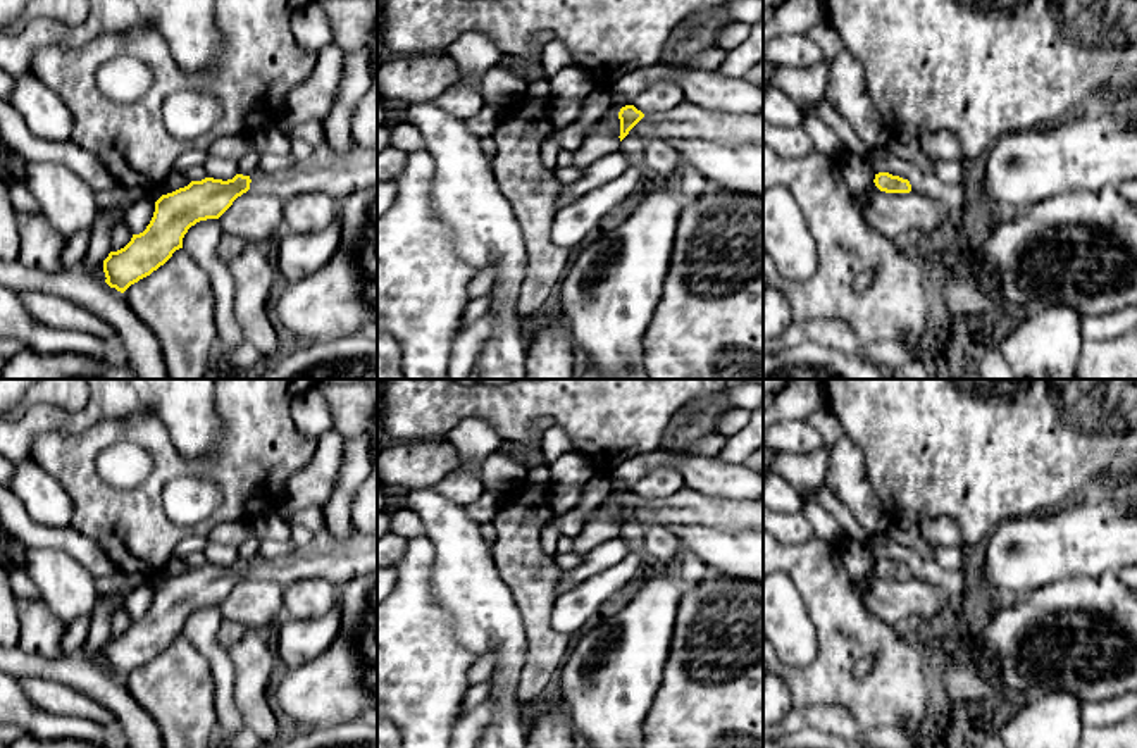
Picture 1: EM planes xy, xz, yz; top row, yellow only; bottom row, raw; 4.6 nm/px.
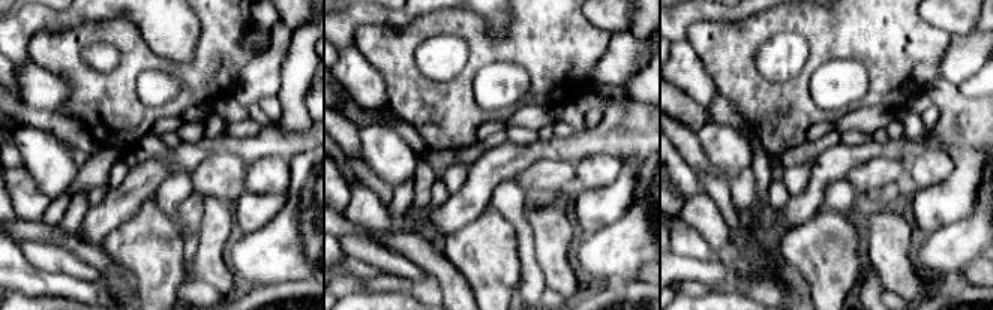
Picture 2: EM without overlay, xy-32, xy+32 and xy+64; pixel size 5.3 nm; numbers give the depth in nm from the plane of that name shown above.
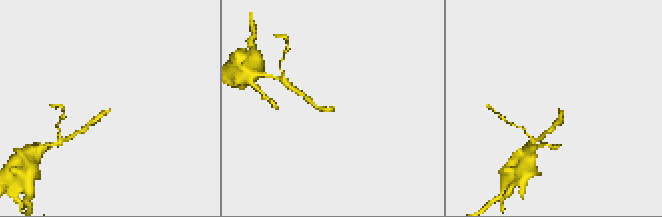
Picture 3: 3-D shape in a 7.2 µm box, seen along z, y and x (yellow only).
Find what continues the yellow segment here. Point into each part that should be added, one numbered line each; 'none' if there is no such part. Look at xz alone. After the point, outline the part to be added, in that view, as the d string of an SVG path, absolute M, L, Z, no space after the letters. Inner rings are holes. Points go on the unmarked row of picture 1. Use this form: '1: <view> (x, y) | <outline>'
1: xz (688, 507) | M684 486L663 500L646 500L636 510L636 520L644 529L660 526L708 526L730 531L763 529L763 500L711 498Z

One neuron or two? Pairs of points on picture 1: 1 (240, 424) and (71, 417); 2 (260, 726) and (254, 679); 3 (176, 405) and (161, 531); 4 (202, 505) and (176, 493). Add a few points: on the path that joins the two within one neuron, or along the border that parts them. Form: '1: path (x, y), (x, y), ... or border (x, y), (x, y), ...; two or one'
1: border (212, 397), (224, 433), (219, 447), (200, 459); two
2: path (257, 714), (254, 691); one
3: border (142, 414), (154, 414), (186, 457), (209, 457); two
4: path (195, 502), (183, 498); one

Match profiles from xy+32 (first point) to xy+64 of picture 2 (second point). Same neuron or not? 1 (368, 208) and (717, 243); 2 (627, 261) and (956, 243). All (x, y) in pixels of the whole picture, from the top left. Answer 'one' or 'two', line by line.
1: one
2: one

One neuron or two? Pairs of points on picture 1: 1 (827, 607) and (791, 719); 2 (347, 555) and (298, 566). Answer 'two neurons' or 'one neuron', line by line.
1: two neurons
2: one neuron

